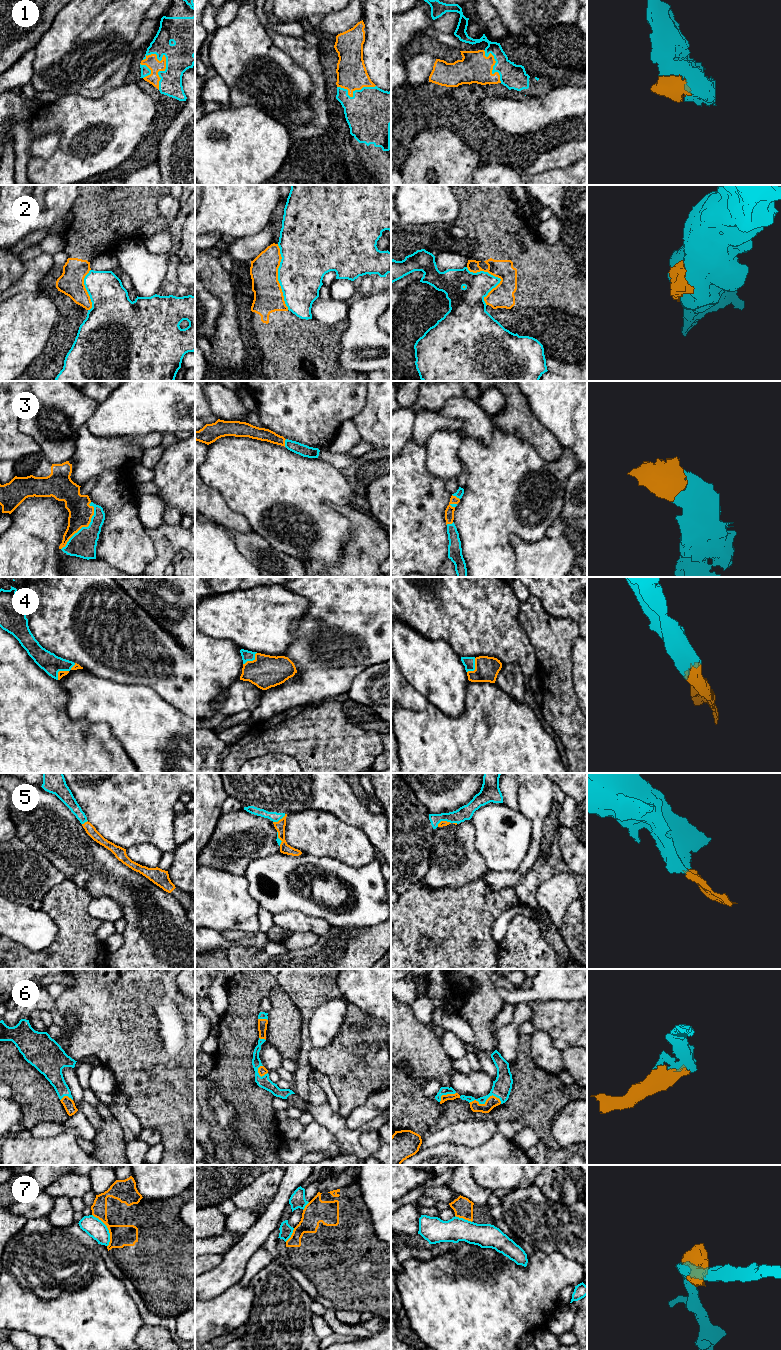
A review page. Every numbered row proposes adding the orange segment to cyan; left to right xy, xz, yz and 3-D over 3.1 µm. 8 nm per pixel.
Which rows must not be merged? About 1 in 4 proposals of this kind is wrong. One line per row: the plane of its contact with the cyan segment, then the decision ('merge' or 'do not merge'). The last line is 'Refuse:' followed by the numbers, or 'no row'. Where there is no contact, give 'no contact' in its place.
1: meets cyan in xy; merge
2: meets cyan in xz; do not merge
3: meets cyan in xy; merge
4: meets cyan in yz; merge
5: meets cyan in xz; merge
6: meets cyan in yz; merge
7: meets cyan in xy; do not merge
Refuse: 2, 7

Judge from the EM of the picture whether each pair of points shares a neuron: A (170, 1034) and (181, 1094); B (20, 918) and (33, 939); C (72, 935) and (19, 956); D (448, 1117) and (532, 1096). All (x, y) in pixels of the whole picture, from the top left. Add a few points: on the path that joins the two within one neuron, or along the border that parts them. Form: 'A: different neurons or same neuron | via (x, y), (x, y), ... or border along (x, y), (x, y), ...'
A: same neuron | via (170, 1049), (170, 1055), (181, 1070), (181, 1079)
B: same neuron | via (23, 923), (33, 934)
C: same neuron | via (59, 948), (49, 958), (32, 958)
D: same neuron | via (469, 1115), (491, 1116), (511, 1111)

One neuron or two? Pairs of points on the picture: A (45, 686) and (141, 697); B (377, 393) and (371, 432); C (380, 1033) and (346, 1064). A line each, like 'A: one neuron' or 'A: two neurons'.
A: two neurons
B: one neuron
C: one neuron

